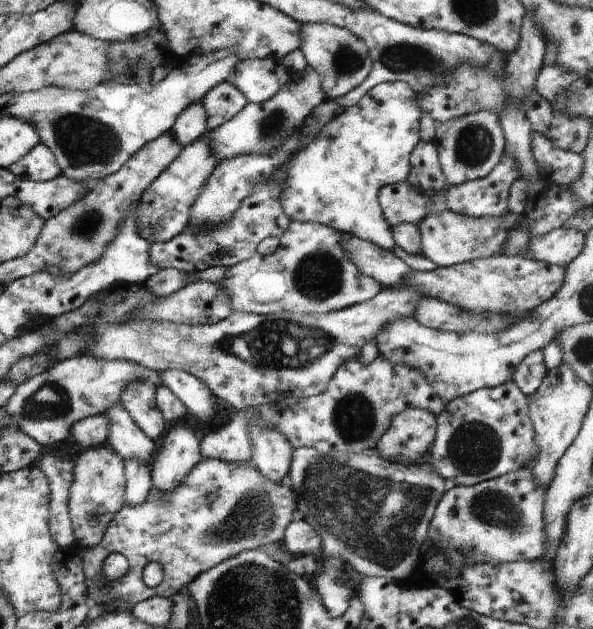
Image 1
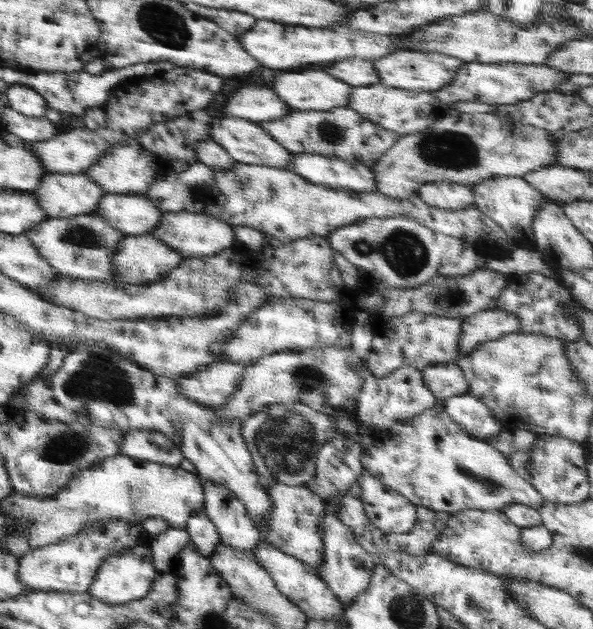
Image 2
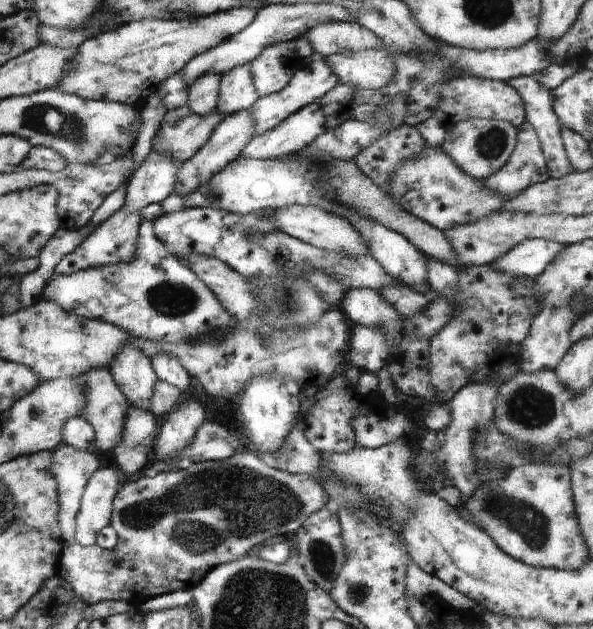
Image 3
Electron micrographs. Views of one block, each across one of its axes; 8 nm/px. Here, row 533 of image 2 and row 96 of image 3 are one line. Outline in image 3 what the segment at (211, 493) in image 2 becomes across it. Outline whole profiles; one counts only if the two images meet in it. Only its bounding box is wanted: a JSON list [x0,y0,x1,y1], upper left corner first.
[216,62,259,115]

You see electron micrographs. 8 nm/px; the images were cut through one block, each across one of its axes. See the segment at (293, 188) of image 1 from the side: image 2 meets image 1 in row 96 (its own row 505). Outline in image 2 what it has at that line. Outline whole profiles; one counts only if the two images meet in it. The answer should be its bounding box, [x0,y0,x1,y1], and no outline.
[356,468,417,534]

